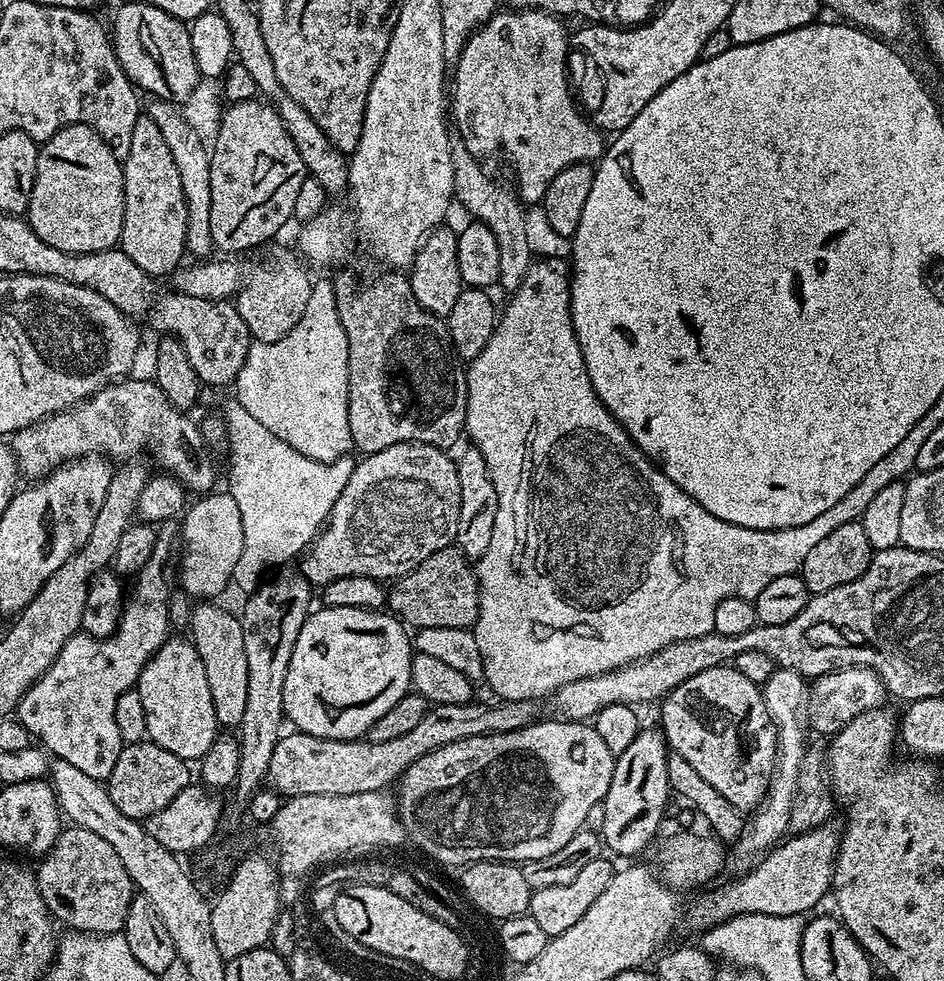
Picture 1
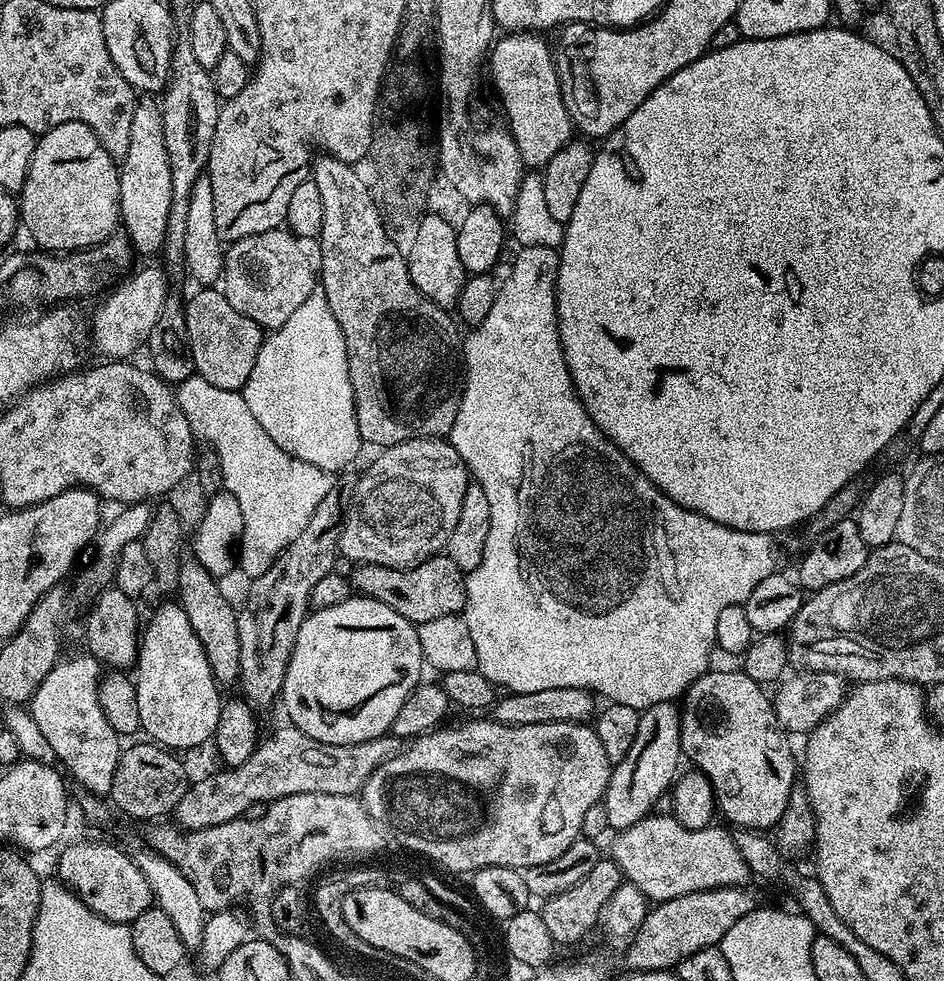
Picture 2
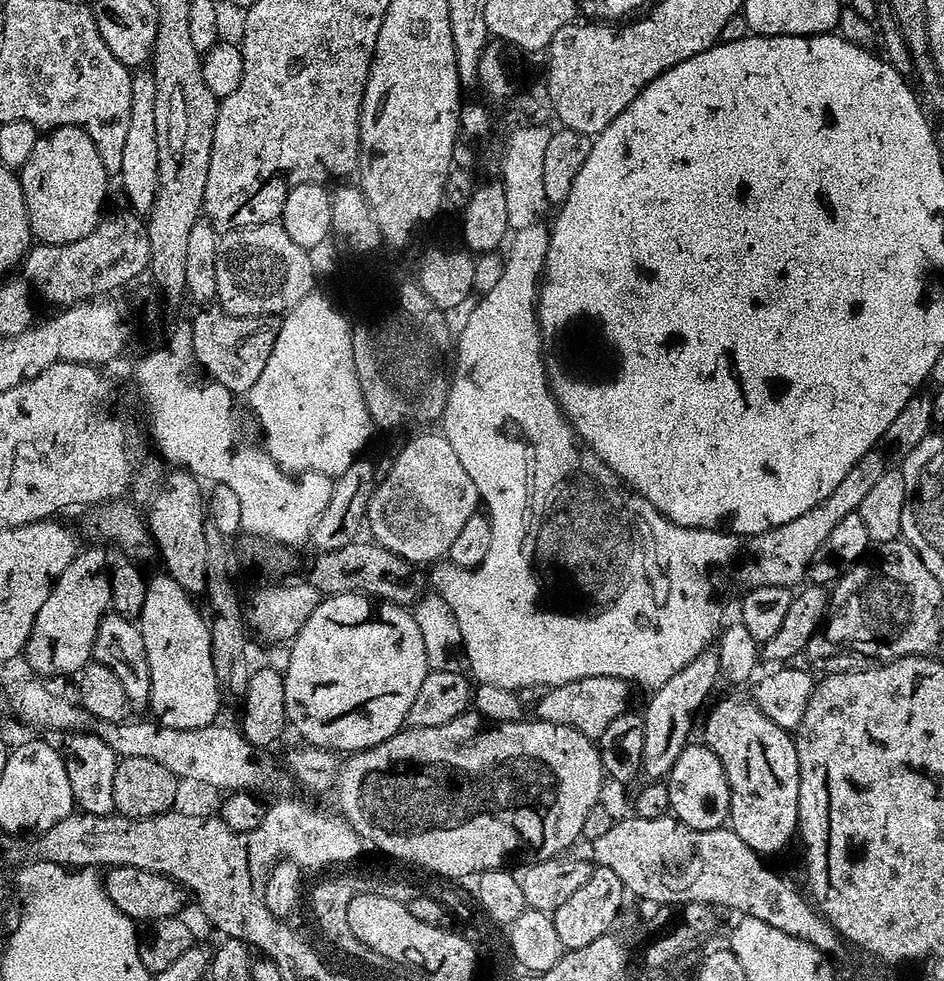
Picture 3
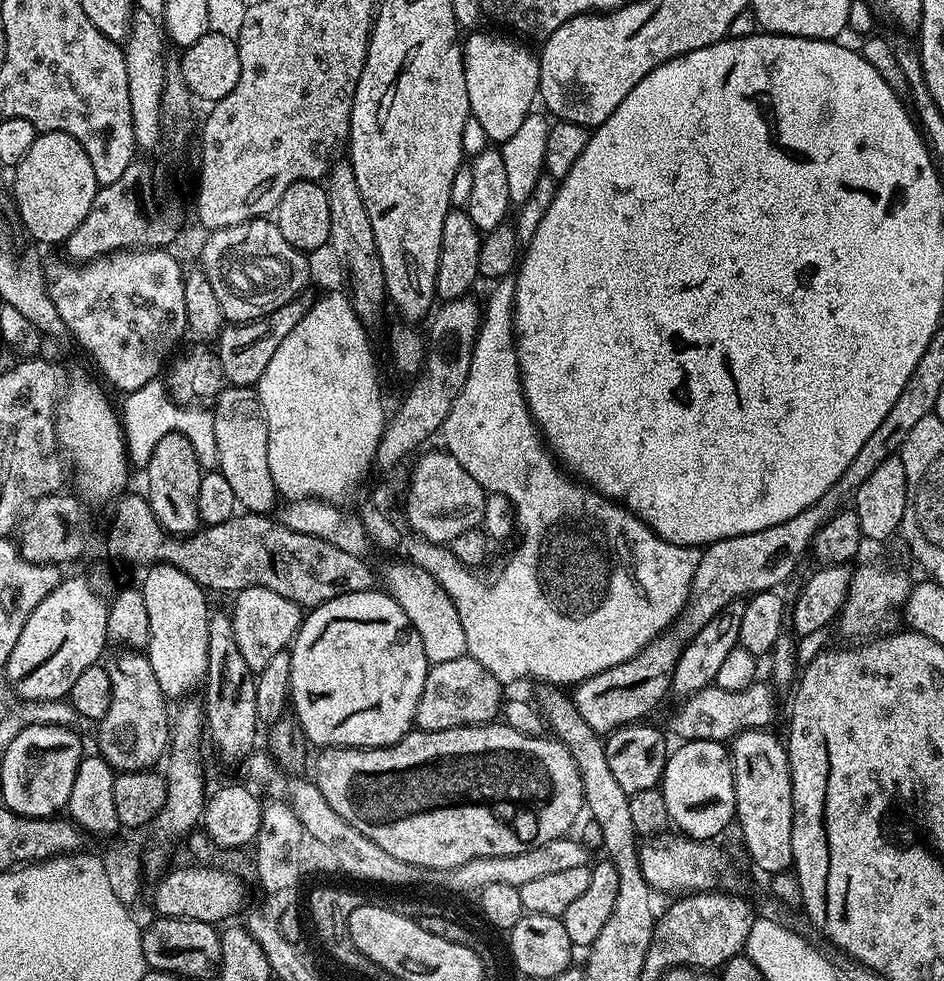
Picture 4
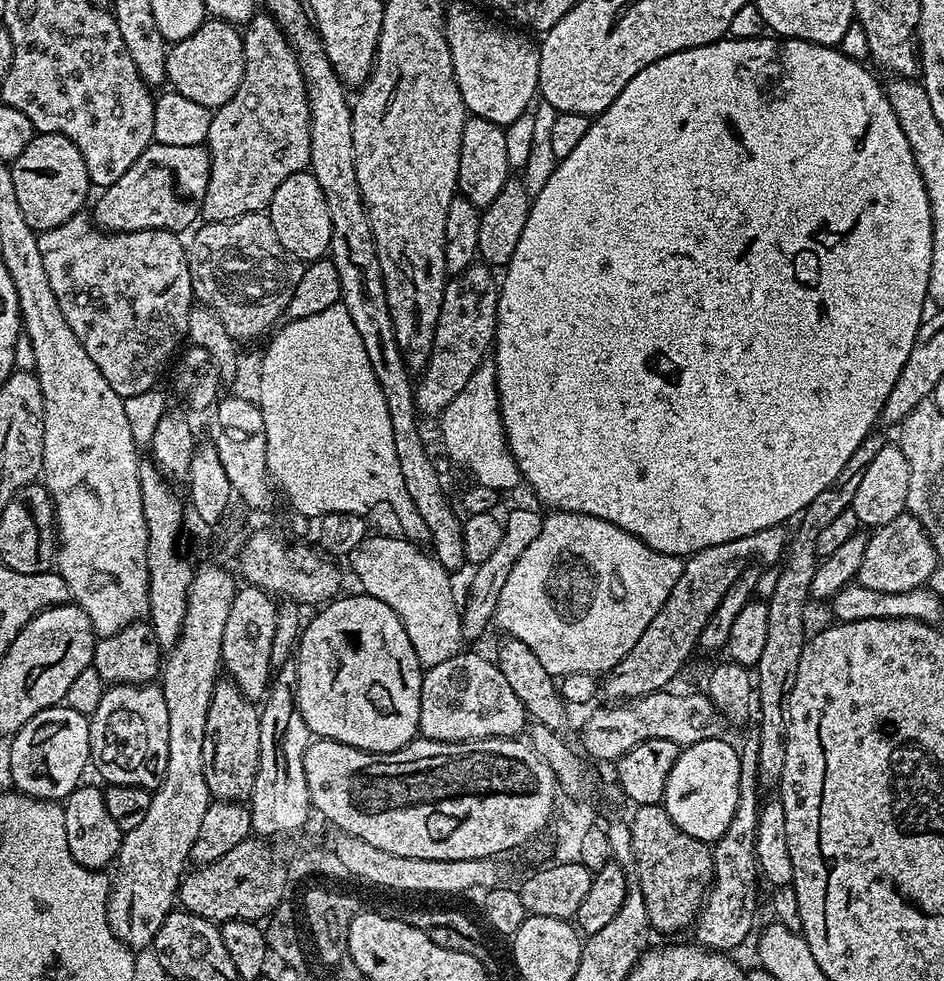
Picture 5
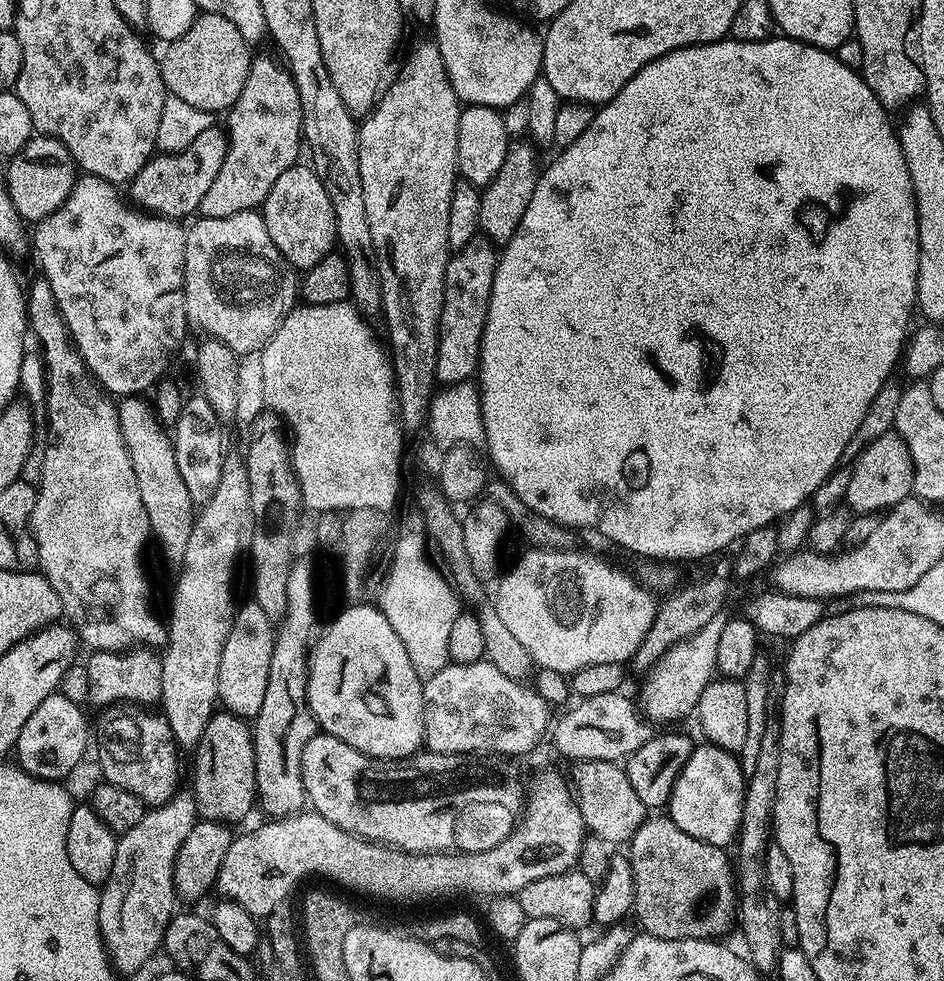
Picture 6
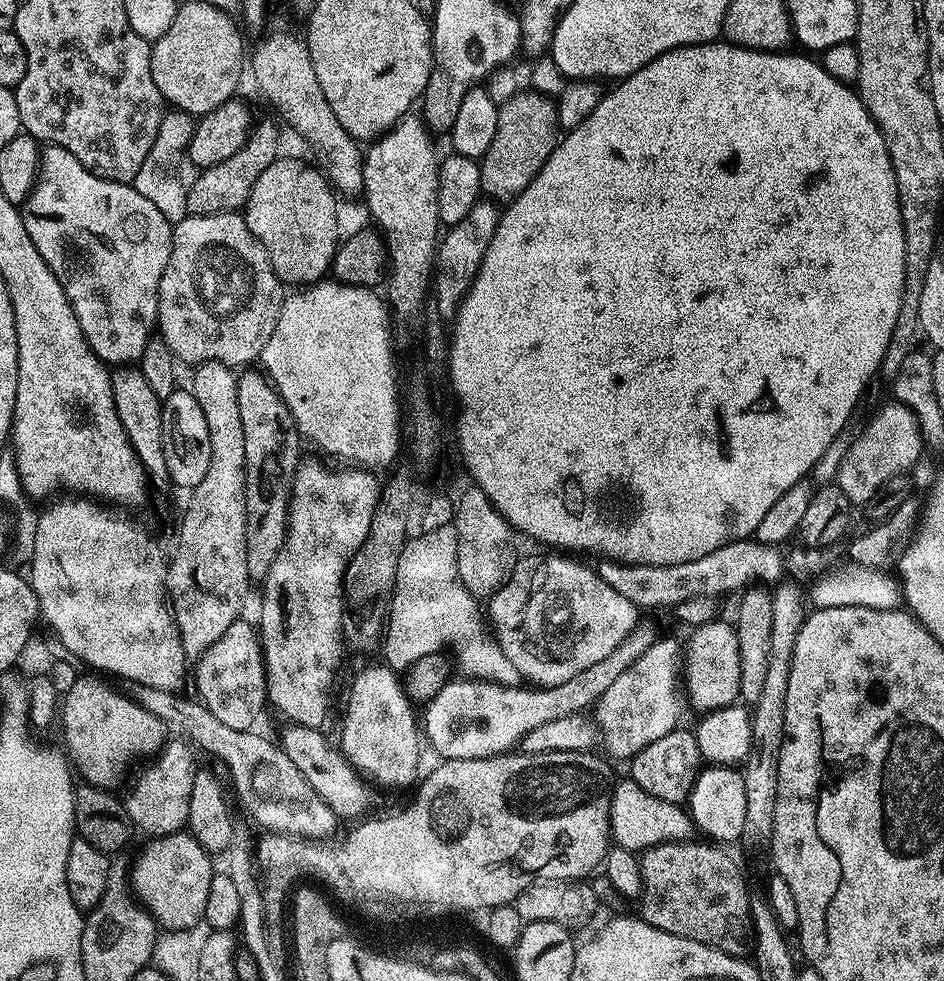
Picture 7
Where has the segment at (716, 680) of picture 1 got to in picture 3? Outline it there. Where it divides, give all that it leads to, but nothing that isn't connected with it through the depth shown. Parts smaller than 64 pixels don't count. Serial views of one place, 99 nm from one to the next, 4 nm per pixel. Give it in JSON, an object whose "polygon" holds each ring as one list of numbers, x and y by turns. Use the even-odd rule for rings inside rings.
{"polygon":[[724,696,716,705,707,709,708,717,704,720,704,736,702,742,714,754,718,754,718,762,722,762,722,770,726,774,726,782,730,786,730,806,728,820,734,834,750,846,762,858,769,858,775,852,783,853,798,832,800,815,798,814,798,750,793,733,789,729,778,726,758,710,755,700,740,696]]}

